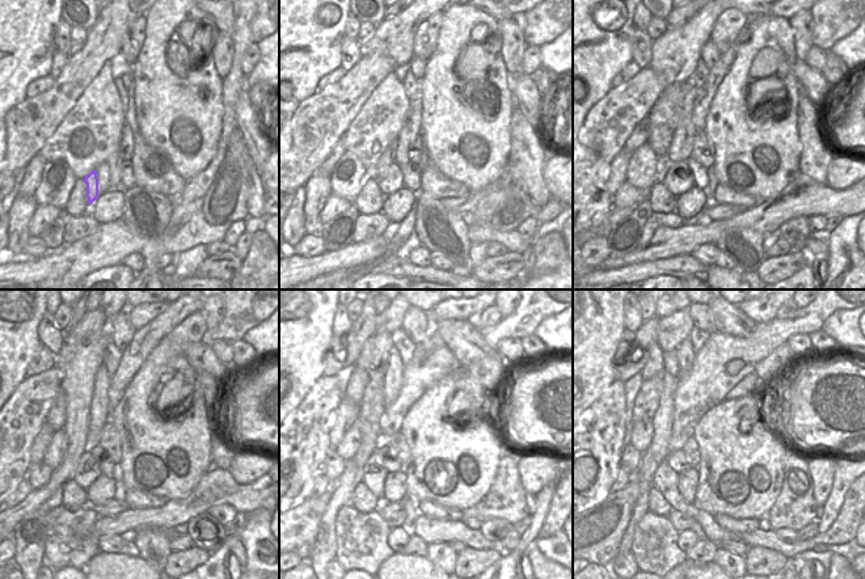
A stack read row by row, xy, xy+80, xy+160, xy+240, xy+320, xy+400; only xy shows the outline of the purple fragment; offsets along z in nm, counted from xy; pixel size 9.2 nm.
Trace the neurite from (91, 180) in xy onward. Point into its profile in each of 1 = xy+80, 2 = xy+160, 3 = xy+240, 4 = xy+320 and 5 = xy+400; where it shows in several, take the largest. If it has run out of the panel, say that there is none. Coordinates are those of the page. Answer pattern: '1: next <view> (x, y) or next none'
1: next xy+80 (389, 153)
2: next xy+160 (680, 148)
3: next xy+240 (100, 408)
4: next xy+320 (392, 383)
5: next xy+400 (686, 354)

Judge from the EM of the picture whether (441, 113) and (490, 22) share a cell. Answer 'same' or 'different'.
same

